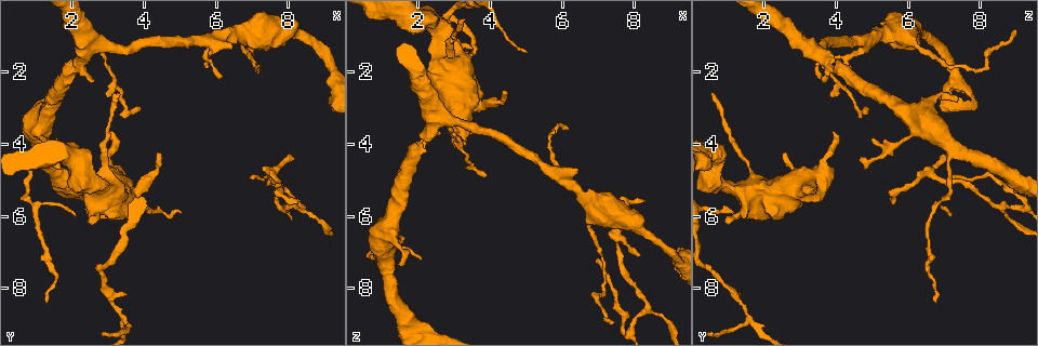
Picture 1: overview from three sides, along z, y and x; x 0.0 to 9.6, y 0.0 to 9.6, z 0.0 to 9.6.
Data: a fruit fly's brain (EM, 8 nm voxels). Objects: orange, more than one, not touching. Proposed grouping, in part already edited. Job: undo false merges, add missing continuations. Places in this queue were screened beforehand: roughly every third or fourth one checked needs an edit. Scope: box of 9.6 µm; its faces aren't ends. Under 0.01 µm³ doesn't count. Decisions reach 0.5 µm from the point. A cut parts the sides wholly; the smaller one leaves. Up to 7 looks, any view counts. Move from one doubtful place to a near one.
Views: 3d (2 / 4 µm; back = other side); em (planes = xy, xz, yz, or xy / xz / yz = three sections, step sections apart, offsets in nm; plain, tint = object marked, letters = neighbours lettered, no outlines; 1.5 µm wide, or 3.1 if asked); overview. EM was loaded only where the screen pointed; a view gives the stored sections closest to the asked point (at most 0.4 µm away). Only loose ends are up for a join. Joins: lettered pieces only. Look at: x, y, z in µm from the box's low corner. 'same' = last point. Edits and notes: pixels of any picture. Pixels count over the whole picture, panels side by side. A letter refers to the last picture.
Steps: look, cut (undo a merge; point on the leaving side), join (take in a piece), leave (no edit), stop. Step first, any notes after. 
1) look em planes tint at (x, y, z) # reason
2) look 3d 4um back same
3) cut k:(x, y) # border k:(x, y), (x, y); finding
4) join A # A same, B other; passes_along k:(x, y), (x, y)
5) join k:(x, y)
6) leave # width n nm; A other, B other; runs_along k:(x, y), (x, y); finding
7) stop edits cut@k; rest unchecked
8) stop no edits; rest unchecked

look 3d 2um at (5.00, 5.85, 1.50) # tapers out

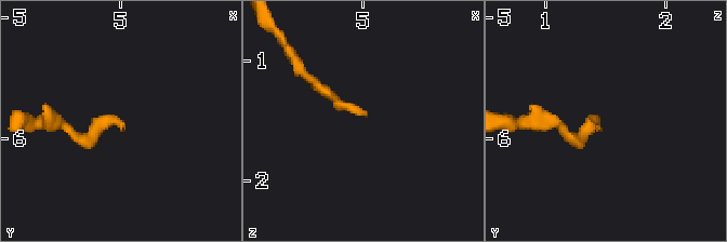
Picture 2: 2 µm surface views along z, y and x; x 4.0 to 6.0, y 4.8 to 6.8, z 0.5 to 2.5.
look em planes letters at (5.04, 5.92, 1.44)

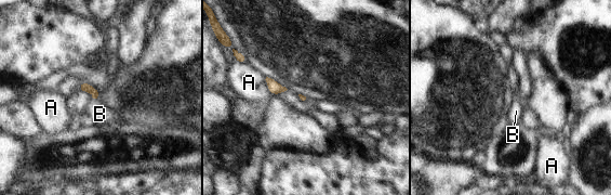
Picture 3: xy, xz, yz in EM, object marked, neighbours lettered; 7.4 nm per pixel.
join B # longest_contact A 160 nm; A other, B same; it goes on there

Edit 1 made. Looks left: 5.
look overview # see it whole again

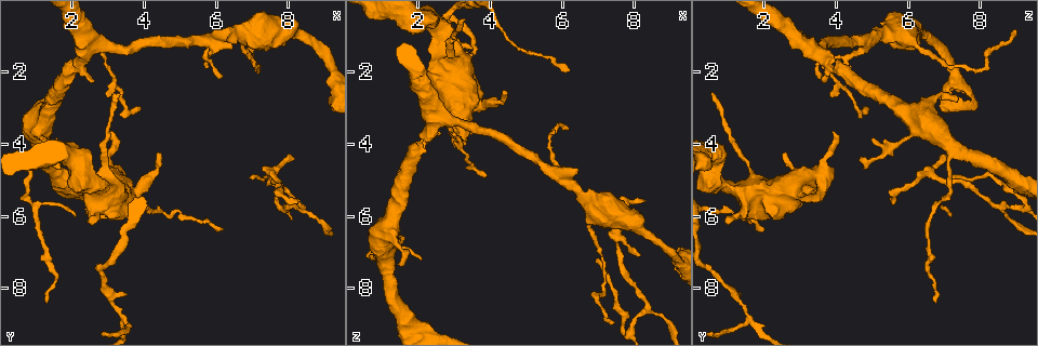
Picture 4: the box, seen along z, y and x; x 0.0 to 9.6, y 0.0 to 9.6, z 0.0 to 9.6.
look 3d 4um at (2.40, 6.15, 1.05) # free end

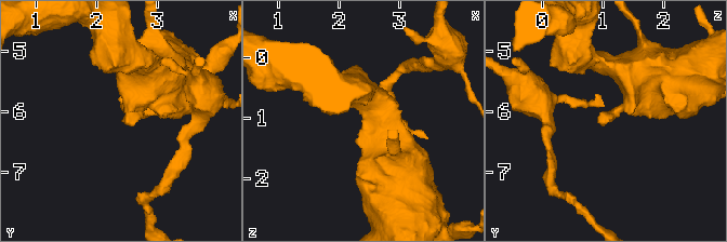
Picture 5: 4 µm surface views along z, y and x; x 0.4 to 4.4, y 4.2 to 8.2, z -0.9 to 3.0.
look em yz step 4 tint at (2.45, 6.20, 1.05)

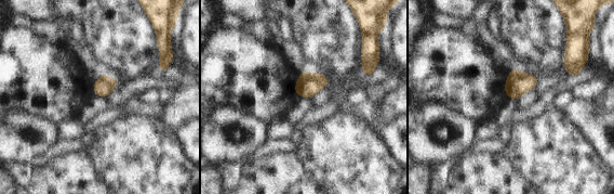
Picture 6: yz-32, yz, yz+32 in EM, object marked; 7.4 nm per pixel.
look em planes letters same # another direction

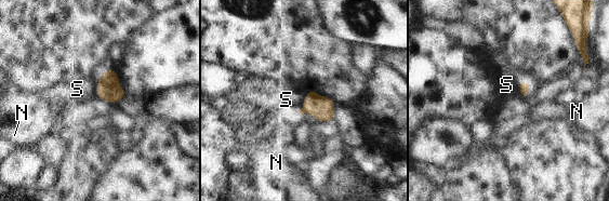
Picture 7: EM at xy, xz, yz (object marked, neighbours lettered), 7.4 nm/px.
leave # longest_contact S 150 nm; N other, S other; border 7:(100, 76), (95, 94); none of them fits

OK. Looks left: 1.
stop edits join@3; rest unchecked

